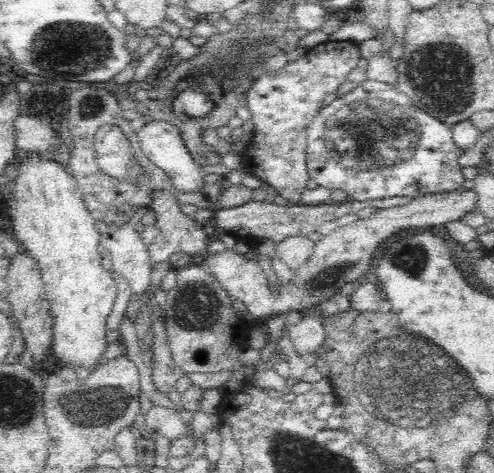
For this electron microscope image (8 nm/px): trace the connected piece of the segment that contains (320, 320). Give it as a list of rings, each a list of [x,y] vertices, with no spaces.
[[[311,312],[289,330],[288,338],[294,344],[300,355],[315,353],[326,340],[326,325],[324,320],[328,316],[320,312]]]

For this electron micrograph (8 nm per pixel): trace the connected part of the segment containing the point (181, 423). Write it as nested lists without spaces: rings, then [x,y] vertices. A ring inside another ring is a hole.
[[[154,405],[145,416],[144,423],[157,430],[157,434],[168,438],[170,442],[191,434],[183,414],[168,407]]]

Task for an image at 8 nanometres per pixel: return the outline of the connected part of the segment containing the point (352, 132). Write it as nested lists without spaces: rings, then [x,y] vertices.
[[[367,79],[366,82],[361,83],[351,93],[339,97],[334,100],[333,104],[323,109],[323,112],[314,118],[312,124],[307,131],[308,149],[306,154],[306,165],[308,165],[308,173],[310,178],[317,182],[320,187],[329,188],[331,191],[336,189],[347,192],[348,200],[352,201],[366,201],[366,200],[382,200],[383,198],[394,198],[394,196],[406,196],[414,201],[421,196],[437,195],[440,192],[452,192],[464,188],[464,166],[460,164],[460,158],[464,156],[466,150],[457,146],[454,143],[453,133],[451,128],[443,124],[426,112],[416,109],[412,100],[401,94],[395,87],[378,80]]]

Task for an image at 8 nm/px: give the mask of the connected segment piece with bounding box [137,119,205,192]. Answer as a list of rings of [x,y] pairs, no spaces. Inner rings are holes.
[[[168,121],[147,122],[138,130],[137,138],[141,152],[156,166],[162,168],[170,175],[172,186],[180,189],[180,192],[190,192],[203,185],[205,174],[201,171],[201,166],[194,159],[194,155],[187,150],[185,141],[179,128]]]

